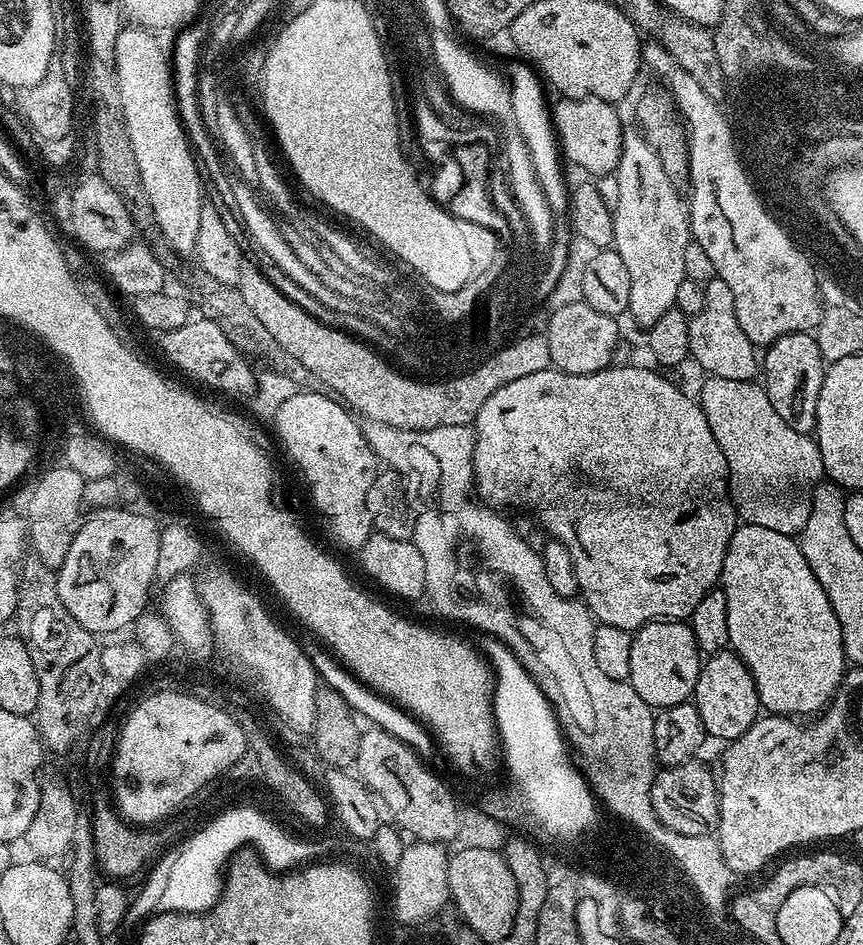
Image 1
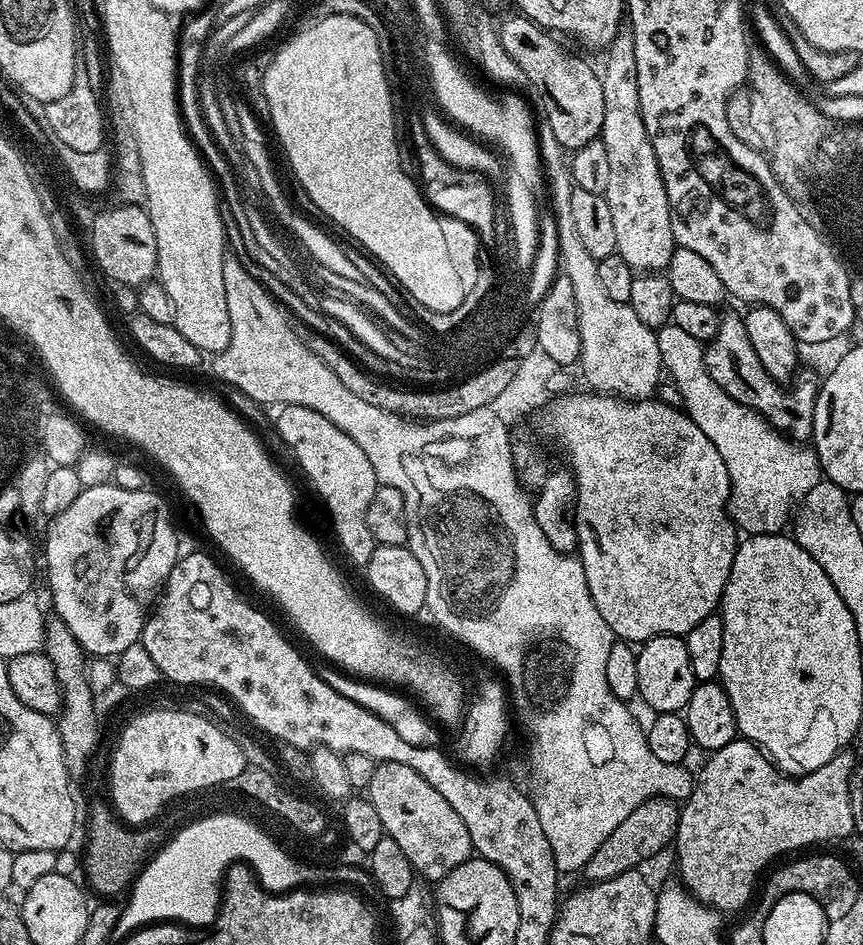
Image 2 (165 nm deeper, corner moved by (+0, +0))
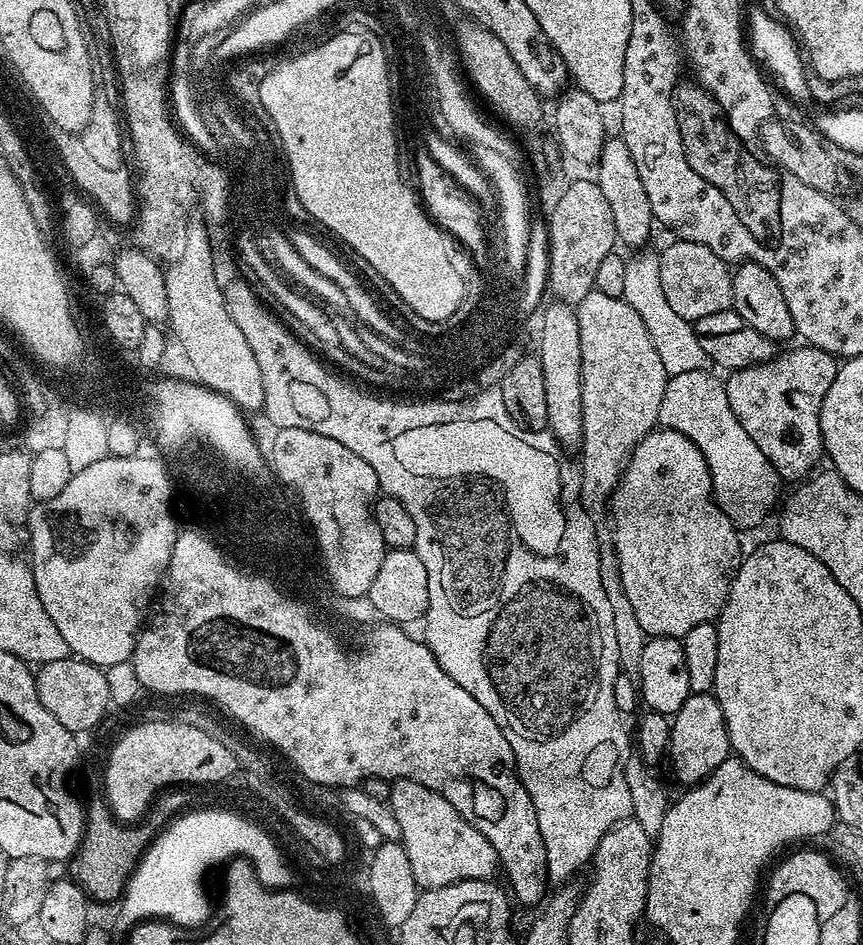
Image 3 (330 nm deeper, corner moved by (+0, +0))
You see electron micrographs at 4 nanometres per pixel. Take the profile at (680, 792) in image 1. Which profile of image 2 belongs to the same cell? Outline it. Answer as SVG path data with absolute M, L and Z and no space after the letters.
M654 796L642 802L636 807L634 814L629 814L623 820L622 826L618 826L618 830L614 830L614 834L610 834L610 838L606 838L606 842L602 842L598 850L594 850L590 862L586 862L582 869L585 881L609 880L623 872L636 870L644 859L650 858L652 854L658 854L663 847L675 841L679 821L680 808L677 801Z

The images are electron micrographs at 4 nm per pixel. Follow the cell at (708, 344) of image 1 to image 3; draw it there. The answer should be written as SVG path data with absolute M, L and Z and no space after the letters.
M799 347L765 364L737 368L729 375L732 377L724 380L730 410L734 410L738 422L742 422L742 430L754 438L758 450L762 450L774 466L776 475L785 481L807 477L816 468L820 456L822 460L820 411L838 367L837 357L826 350Z

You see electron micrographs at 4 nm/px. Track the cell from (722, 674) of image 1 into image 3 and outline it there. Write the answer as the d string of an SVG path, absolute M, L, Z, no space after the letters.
M694 692L671 717L672 739L670 741L670 760L672 772L680 780L699 782L707 773L718 770L721 759L730 752L726 718L720 714L718 702L709 693Z

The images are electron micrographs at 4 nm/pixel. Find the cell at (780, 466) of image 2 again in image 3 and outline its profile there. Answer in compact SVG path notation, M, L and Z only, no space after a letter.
M640 250L627 257L626 290L622 299L630 306L634 306L638 318L642 318L642 326L646 326L650 342L654 342L654 350L658 350L658 358L662 358L666 374L670 378L679 378L682 374L704 368L709 363L709 358L698 342L693 321L682 318L682 314L677 314L662 290L659 255L655 251L653 253L644 251L648 250Z

